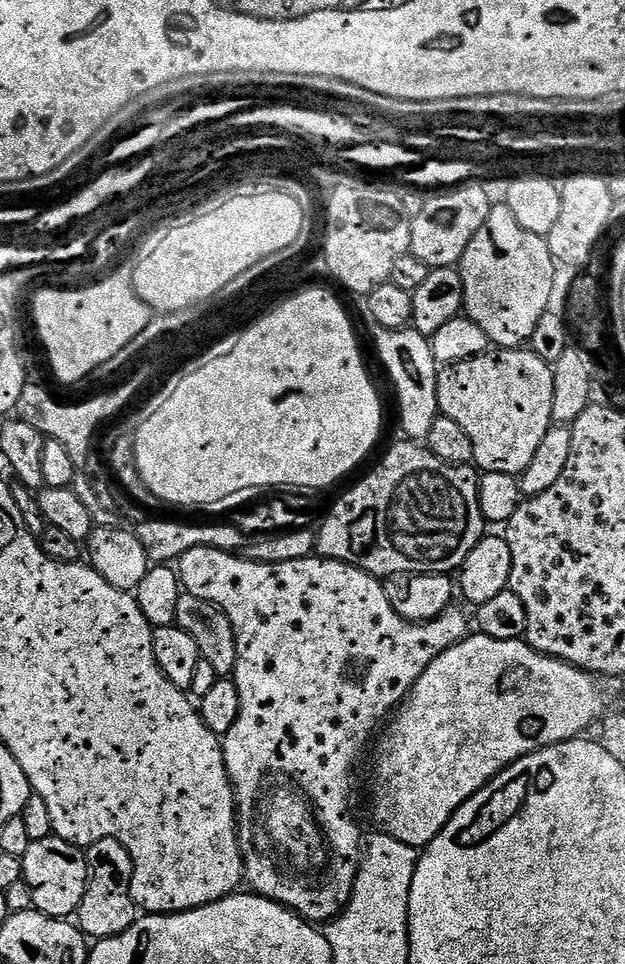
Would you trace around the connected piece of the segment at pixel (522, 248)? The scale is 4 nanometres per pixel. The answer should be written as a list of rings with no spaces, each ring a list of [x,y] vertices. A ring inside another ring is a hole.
[[[496,202],[482,230],[470,238],[470,246],[466,246],[458,267],[464,295],[463,315],[478,322],[497,349],[523,349],[538,327],[538,318],[549,311],[548,303],[556,288],[558,265],[550,254],[547,239],[530,234],[526,226],[520,225],[507,202]]]

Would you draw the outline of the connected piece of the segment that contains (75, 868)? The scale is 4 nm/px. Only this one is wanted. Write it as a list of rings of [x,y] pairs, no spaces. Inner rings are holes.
[[[51,834],[40,841],[29,843],[22,859],[23,881],[28,884],[32,895],[32,908],[59,920],[75,917],[88,885],[90,865],[87,855],[76,845],[66,842],[61,836]]]

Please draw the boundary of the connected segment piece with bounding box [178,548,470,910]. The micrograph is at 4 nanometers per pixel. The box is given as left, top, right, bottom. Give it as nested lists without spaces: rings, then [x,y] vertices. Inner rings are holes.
[[[195,548],[180,556],[178,575],[184,592],[214,602],[228,615],[238,642],[240,661],[236,664],[234,679],[240,695],[240,709],[234,726],[230,726],[222,743],[226,770],[236,792],[236,833],[244,859],[244,880],[255,895],[265,896],[284,908],[343,910],[352,897],[362,859],[360,824],[352,813],[351,804],[352,767],[363,754],[368,739],[370,744],[377,729],[404,703],[418,678],[422,678],[426,666],[430,666],[438,654],[468,637],[469,613],[467,616],[459,606],[453,606],[433,620],[407,620],[390,606],[381,577],[371,576],[341,560],[326,560],[316,554],[294,562],[263,564],[235,552]],[[352,664],[360,664],[364,673],[359,676],[352,672]],[[271,772],[281,772],[296,780],[292,782],[308,797],[316,819],[320,821],[331,852],[326,867],[319,873],[320,881],[300,880],[292,884],[291,874],[280,872],[279,862],[264,852],[270,848],[270,841],[262,831],[256,803],[260,800],[264,779]]]

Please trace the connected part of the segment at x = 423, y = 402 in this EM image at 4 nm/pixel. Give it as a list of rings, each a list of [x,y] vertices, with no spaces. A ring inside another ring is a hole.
[[[411,326],[402,330],[376,328],[373,333],[376,356],[396,387],[396,400],[400,403],[400,424],[404,427],[403,435],[413,442],[427,441],[430,426],[434,426],[437,416],[441,415],[436,381],[438,365],[432,353],[432,341],[429,337],[418,334]]]

